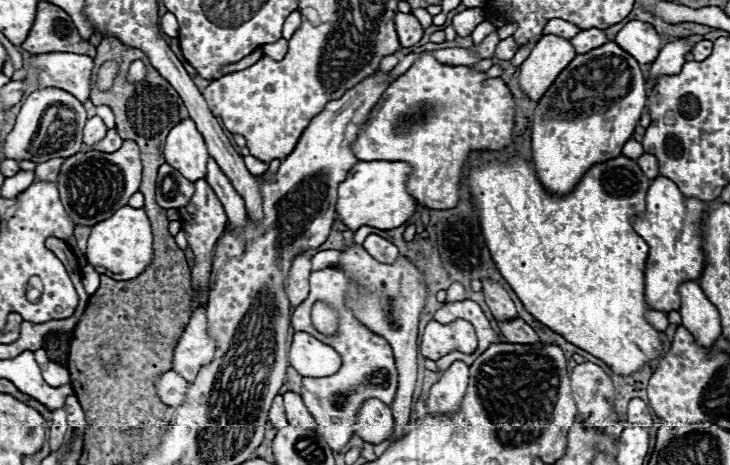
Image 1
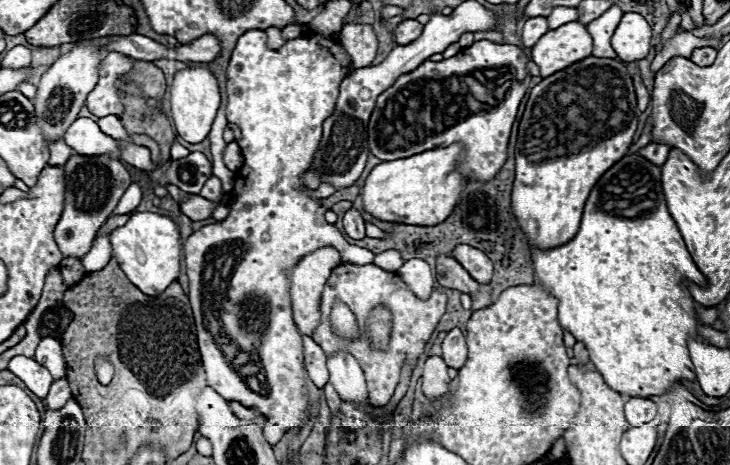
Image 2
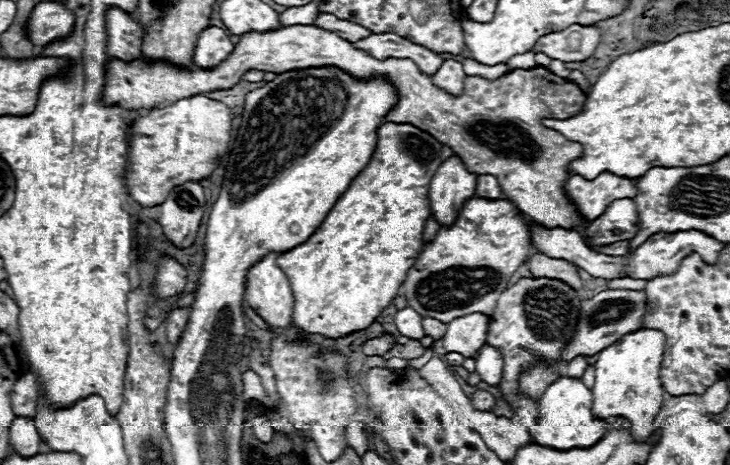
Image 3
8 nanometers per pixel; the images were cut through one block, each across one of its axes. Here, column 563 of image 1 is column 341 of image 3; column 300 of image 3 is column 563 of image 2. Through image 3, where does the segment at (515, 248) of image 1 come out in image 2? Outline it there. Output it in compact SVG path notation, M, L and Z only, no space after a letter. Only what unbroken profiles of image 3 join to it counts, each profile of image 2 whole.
M626 154L592 188L590 196L586 200L586 208L584 208L582 222L580 222L580 228L578 228L576 236L570 242L566 242L562 246L556 246L552 250L530 248L530 262L532 262L532 268L534 268L536 282L542 284L548 290L550 296L558 298L558 320L560 320L560 326L566 332L570 332L578 342L584 342L586 350L590 352L590 362L604 376L604 382L610 388L614 388L620 394L628 394L628 396L658 396L658 394L664 394L666 390L670 390L670 386L674 382L680 382L680 380L688 380L690 382L690 380L694 380L696 374L692 372L692 362L690 362L690 356L688 356L686 340L690 336L698 336L698 330L696 330L698 320L696 320L696 312L694 312L694 300L688 294L688 290L682 284L682 280L690 280L694 284L706 286L706 278L696 268L690 252L684 246L684 240L682 240L682 236L678 232L678 226L676 226L676 222L672 220L672 216L670 216L668 208L666 208L662 182L660 182L660 168L658 166L650 164L640 154Z

